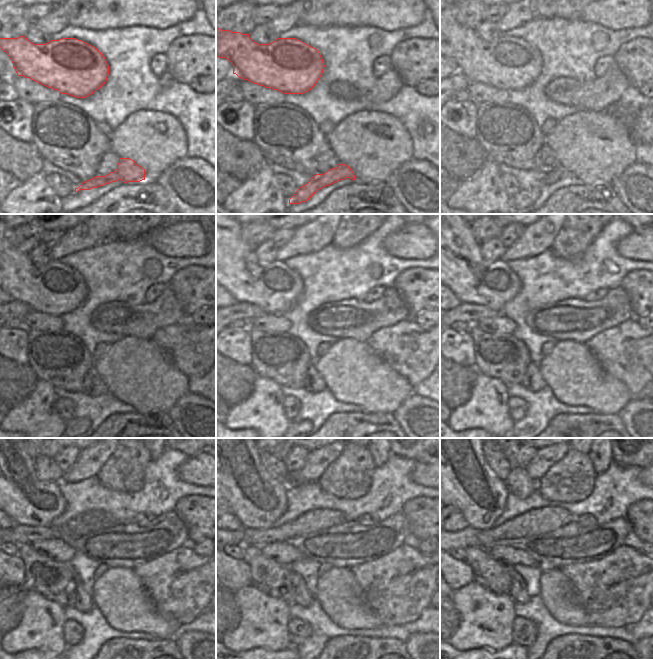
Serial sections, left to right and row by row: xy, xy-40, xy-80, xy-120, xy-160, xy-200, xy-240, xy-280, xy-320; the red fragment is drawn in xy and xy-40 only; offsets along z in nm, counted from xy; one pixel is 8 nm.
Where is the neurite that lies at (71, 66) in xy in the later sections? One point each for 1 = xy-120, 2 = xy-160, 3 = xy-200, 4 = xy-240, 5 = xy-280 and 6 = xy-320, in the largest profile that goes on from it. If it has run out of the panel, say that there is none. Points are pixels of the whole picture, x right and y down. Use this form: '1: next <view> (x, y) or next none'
1: next xy-120 (55, 288)
2: next xy-160 (274, 287)
3: next xy-200 (460, 267)
4: next xy-240 (12, 485)
5: next xy-280 (236, 480)
6: next xy-320 (460, 477)

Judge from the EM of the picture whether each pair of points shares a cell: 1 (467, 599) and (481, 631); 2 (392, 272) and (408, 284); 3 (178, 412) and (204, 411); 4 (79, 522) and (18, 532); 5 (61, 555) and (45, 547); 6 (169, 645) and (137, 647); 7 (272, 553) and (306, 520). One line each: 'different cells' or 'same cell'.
1: same cell
2: different cells
3: same cell
4: same cell
5: same cell
6: same cell
7: different cells

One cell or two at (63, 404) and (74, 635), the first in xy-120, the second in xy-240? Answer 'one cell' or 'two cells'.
one cell

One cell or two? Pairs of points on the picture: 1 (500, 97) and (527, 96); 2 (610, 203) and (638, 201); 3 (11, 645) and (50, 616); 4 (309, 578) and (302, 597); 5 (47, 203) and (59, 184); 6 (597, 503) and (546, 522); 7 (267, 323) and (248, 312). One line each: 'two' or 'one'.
1: two
2: two
3: one
4: two
5: two
6: two
7: two

